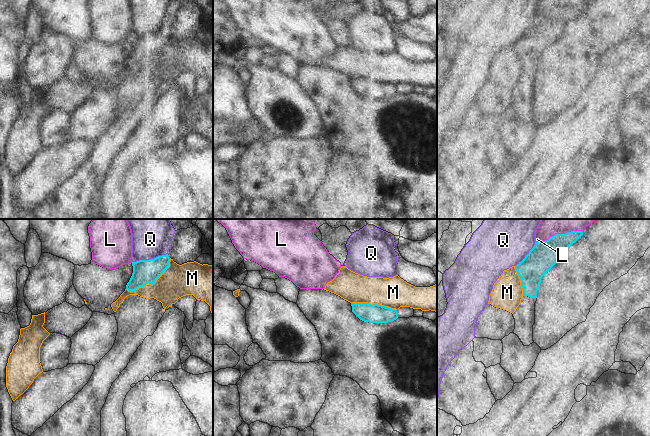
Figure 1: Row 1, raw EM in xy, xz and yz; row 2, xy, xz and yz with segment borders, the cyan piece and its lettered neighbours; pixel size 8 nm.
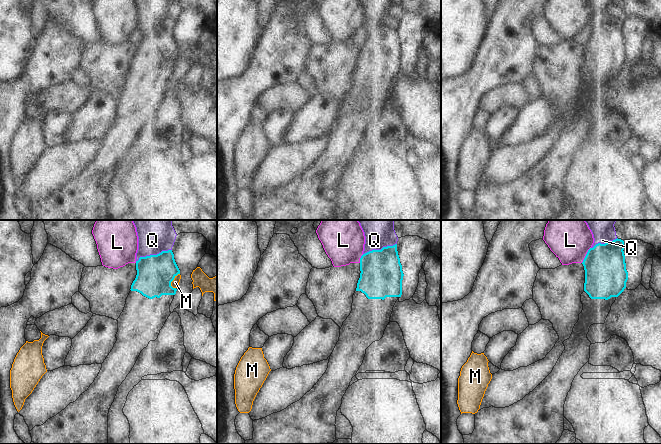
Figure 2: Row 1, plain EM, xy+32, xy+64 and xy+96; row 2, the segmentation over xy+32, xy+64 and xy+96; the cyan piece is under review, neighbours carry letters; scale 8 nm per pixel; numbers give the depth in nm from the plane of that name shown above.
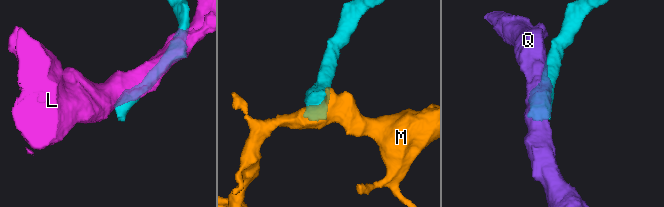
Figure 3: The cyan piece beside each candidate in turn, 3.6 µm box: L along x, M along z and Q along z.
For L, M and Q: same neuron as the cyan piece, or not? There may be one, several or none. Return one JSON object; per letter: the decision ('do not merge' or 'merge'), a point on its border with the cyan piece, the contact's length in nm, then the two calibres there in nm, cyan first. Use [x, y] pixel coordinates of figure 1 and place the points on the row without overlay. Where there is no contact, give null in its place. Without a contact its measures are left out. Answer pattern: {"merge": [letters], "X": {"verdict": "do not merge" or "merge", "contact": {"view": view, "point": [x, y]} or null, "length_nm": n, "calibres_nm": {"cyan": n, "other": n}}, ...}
{"merge": [], "L": {"verdict": "do not merge", "contact": {"view": "yz", "point": [558, 10]}, "length_nm": 400, "calibres_nm": {"cyan": 220, "other": 130}}, "M": {"verdict": "do not merge", "contact": {"view": "xy", "point": [152, 60]}, "length_nm": 440, "calibres_nm": {"cyan": 190, "other": 260}}, "Q": {"verdict": "do not merge", "contact": {"view": "xy", "point": [149, 35]}, "length_nm": 300, "calibres_nm": {"cyan": 190, "other": 280}}}

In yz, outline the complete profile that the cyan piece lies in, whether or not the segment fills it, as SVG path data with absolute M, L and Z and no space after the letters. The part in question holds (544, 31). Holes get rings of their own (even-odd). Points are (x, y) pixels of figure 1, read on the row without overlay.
M571 7L555 10L546 17L535 18L525 34L515 42L521 55L523 73L513 89L515 95L513 109L519 113L524 122L534 118L535 79L542 53L560 37L563 29L582 11L583 7Z

